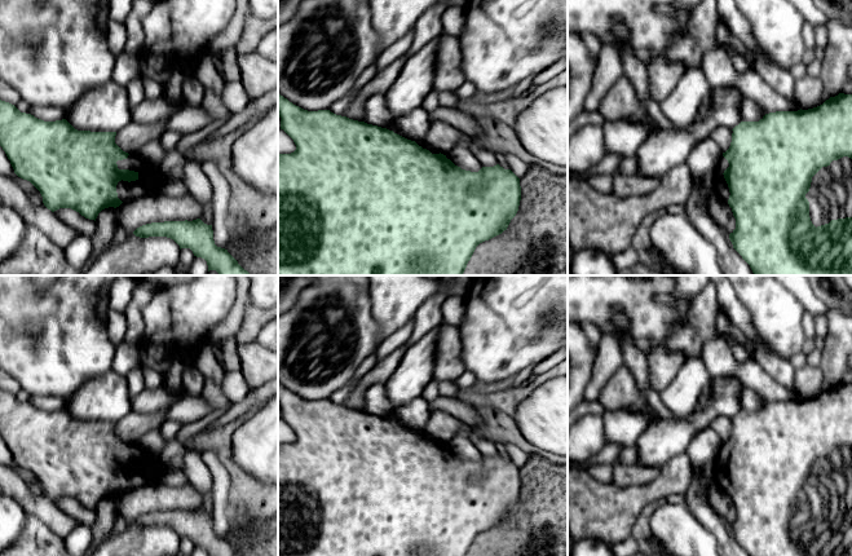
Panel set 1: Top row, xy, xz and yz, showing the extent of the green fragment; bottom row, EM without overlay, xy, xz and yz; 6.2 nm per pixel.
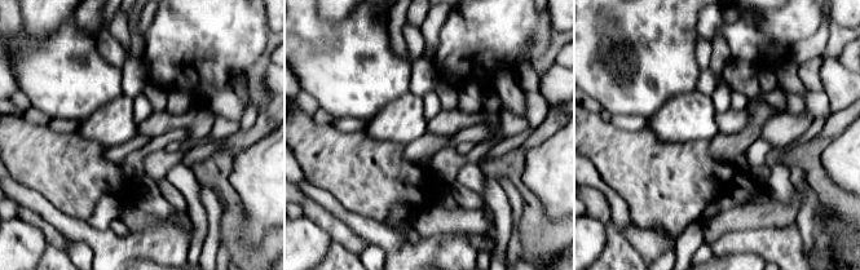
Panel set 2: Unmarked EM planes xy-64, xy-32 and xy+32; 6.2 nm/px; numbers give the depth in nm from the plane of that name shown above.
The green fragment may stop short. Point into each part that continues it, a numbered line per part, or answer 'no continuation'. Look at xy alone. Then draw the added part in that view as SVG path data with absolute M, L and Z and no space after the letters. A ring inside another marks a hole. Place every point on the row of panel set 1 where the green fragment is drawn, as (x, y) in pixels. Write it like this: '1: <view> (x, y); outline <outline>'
1: xy (133, 162); outline M129 154L127 159L116 162L119 169L129 169L134 172L145 172L146 162L141 159L137 154Z

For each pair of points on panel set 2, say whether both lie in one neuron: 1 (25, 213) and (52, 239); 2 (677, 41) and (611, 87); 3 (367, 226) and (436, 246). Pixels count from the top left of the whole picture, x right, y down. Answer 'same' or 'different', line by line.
1: same
2: same
3: same

